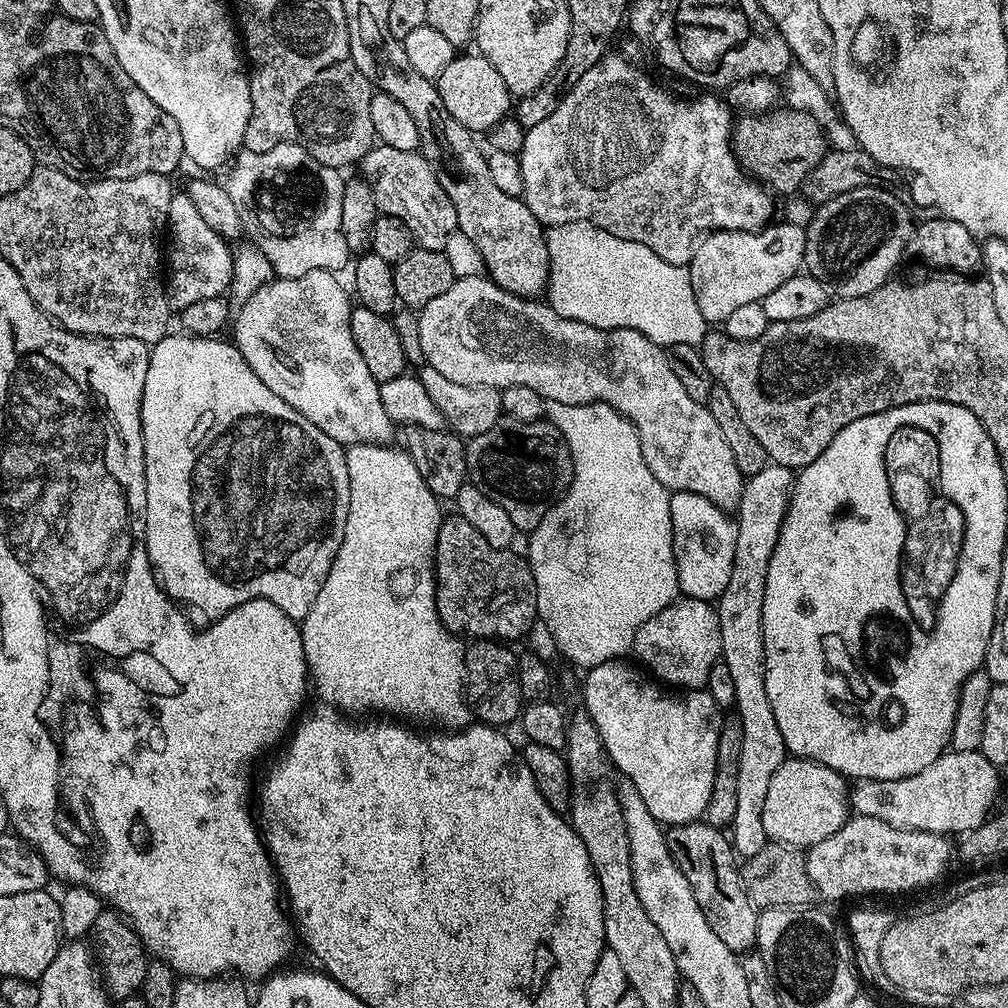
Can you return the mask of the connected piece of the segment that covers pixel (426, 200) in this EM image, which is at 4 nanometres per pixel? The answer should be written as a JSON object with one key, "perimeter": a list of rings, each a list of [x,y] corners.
{"perimeter":[[[377,143],[360,159],[359,175],[368,181],[377,209],[385,216],[398,218],[410,230],[419,247],[443,252],[446,238],[457,231],[454,202],[438,186],[438,178],[419,151],[394,150],[394,146]]]}

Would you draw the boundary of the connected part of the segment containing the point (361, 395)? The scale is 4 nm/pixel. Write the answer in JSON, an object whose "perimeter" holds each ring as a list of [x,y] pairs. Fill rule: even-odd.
{"perimeter":[[[316,269],[302,274],[301,277],[290,279],[273,278],[269,280],[256,293],[243,301],[239,305],[240,309],[237,312],[235,309],[234,319],[230,324],[230,333],[232,332],[230,340],[242,354],[242,358],[246,358],[250,370],[254,370],[254,374],[258,374],[258,378],[262,378],[262,382],[266,382],[266,386],[270,386],[270,390],[274,390],[274,394],[278,394],[278,398],[282,398],[282,402],[294,406],[294,410],[298,410],[298,414],[310,418],[310,422],[314,422],[314,426],[318,426],[318,430],[322,430],[322,434],[330,434],[330,438],[334,438],[334,442],[345,446],[353,444],[388,444],[391,441],[390,438],[392,431],[394,431],[394,425],[382,406],[380,384],[374,378],[374,374],[370,374],[370,370],[366,367],[366,362],[362,362],[362,354],[358,354],[358,346],[352,337],[350,318],[352,317],[354,304],[350,299],[349,289],[345,285],[344,289],[335,279],[337,277],[333,273]]]}

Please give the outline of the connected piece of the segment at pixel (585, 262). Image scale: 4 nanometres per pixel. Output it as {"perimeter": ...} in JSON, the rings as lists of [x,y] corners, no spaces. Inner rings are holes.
{"perimeter":[[[585,220],[551,225],[544,241],[548,247],[550,265],[546,302],[558,314],[562,314],[562,318],[577,320],[595,328],[633,328],[661,346],[696,346],[709,331],[708,321],[702,318],[698,302],[694,302],[694,290],[687,267],[666,262],[666,258],[658,258],[658,254],[654,254],[650,246],[614,238],[614,234],[588,224]]]}

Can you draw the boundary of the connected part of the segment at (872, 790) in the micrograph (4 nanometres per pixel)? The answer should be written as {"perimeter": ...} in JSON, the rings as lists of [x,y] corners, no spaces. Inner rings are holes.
{"perimeter":[[[956,749],[942,752],[939,758],[930,762],[925,769],[902,779],[862,780],[857,781],[849,791],[849,805],[859,816],[878,818],[895,828],[906,828],[920,832],[938,832],[941,834],[963,834],[985,823],[991,815],[990,809],[1000,788],[999,769],[990,763],[979,749],[958,751]]]}

